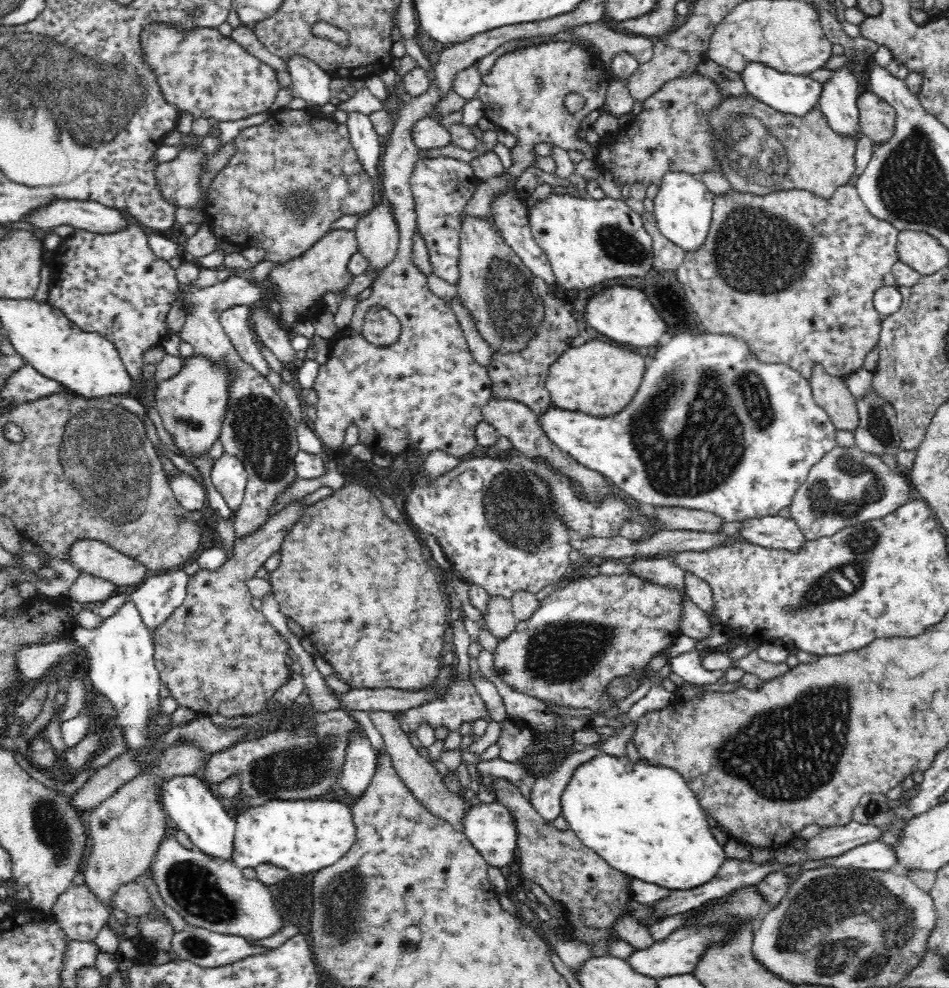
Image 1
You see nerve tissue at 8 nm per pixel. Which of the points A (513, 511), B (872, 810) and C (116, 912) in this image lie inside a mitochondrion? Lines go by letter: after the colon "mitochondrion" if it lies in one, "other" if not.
A: mitochondrion
B: mitochondrion
C: other

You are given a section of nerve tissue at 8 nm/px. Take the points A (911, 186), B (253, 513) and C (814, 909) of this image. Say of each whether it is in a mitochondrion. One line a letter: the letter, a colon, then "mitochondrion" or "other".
A: mitochondrion
B: other
C: mitochondrion

